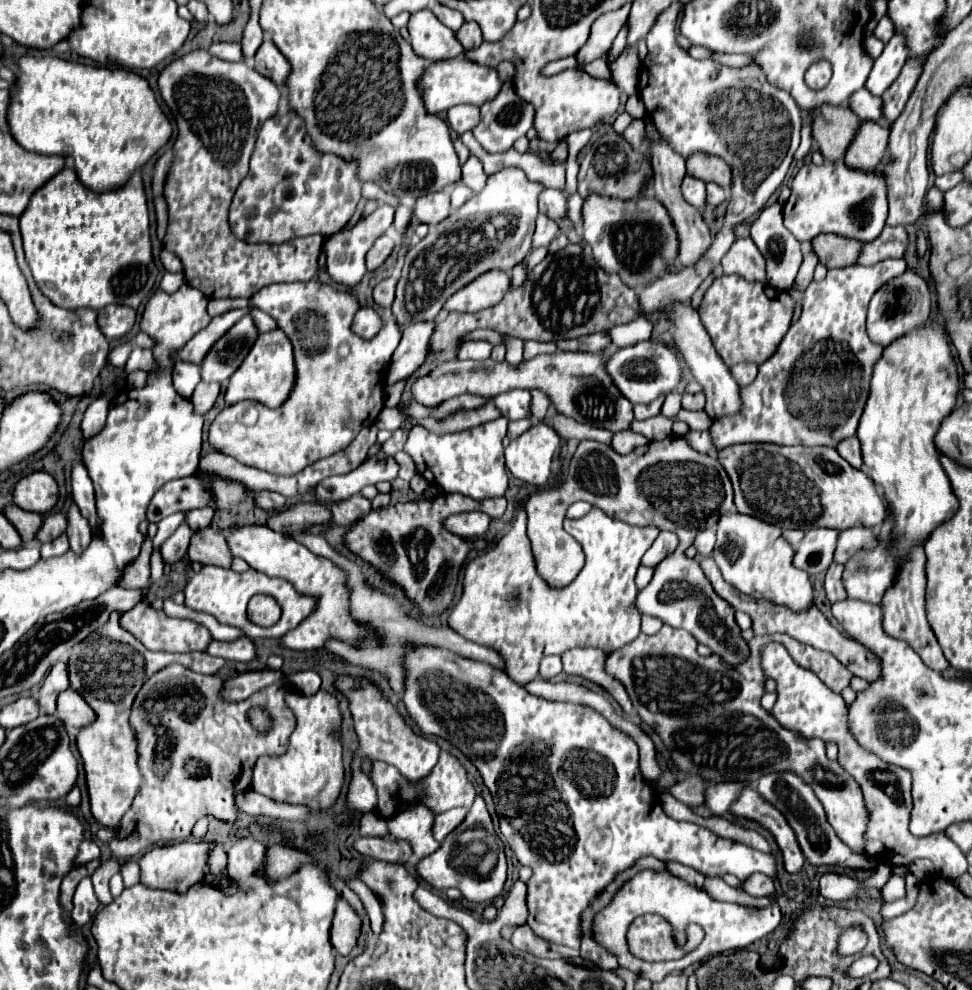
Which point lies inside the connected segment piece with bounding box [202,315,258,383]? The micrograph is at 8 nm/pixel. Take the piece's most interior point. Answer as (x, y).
(225, 357)

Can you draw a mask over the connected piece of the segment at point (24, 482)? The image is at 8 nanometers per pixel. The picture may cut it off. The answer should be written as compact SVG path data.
M34 471L24 475L12 489L14 503L24 511L46 513L58 501L58 485L52 475L44 471Z

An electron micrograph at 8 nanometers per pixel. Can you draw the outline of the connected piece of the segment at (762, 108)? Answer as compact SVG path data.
M672 3L664 13L660 13L660 17L656 17L656 25L652 25L652 29L648 31L648 55L642 61L642 73L640 73L640 83L638 83L638 93L646 105L648 115L652 117L656 129L670 141L670 145L674 147L676 153L680 153L682 157L688 157L694 151L704 151L716 157L724 157L724 161L730 165L732 169L732 193L728 199L728 207L726 207L726 215L724 215L724 223L722 229L716 233L712 245L708 247L708 253L704 253L704 257L700 257L700 261L696 261L696 265L692 267L684 267L674 275L662 275L658 277L654 283L646 285L646 289L638 291L640 303L646 309L644 315L652 315L656 307L662 307L666 301L686 301L694 295L694 291L700 287L700 283L720 265L720 259L728 253L728 249L732 247L736 235L734 229L738 223L744 223L750 217L756 217L762 213L762 209L766 207L766 201L774 195L774 191L782 185L790 163L794 159L794 151L798 149L800 143L800 129L802 129L802 113L800 107L796 105L796 101L790 97L790 93L772 87L764 73L752 63L746 67L722 67L716 65L712 61L696 61L692 59L684 49L680 49L676 45L676 21L678 21L678 13L680 13L682 5L680 3Z

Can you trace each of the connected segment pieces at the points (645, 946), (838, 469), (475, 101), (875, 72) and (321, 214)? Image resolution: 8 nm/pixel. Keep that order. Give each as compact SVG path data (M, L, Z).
M636 917L628 929L628 949L644 961L672 961L696 949L704 935L699 925L691 924L686 930L686 941L680 945L664 917Z
M772 443L730 445L718 451L732 487L738 513L752 515L782 529L830 527L848 529L856 525L878 527L886 505L878 497L872 479L844 461L832 447L780 447Z
M466 57L436 61L426 67L426 73L420 81L420 89L424 89L424 103L428 113L444 113L454 105L484 105L484 101L492 101L496 93L500 93L500 77L498 71L486 65L478 65L474 61L468 61Z
M894 35L890 39L890 43L884 47L882 55L874 61L874 67L864 85L874 97L880 97L884 93L884 89L888 89L888 85L892 85L892 81L896 81L904 61L906 61L906 53L908 51L904 47L904 39L900 35Z
M286 111L268 119L258 133L256 149L250 159L250 171L236 189L230 205L230 227L236 237L248 243L284 243L294 237L314 233L330 237L348 225L358 201L360 181L356 177L356 165L330 153L318 153L304 129L304 121L294 111Z

